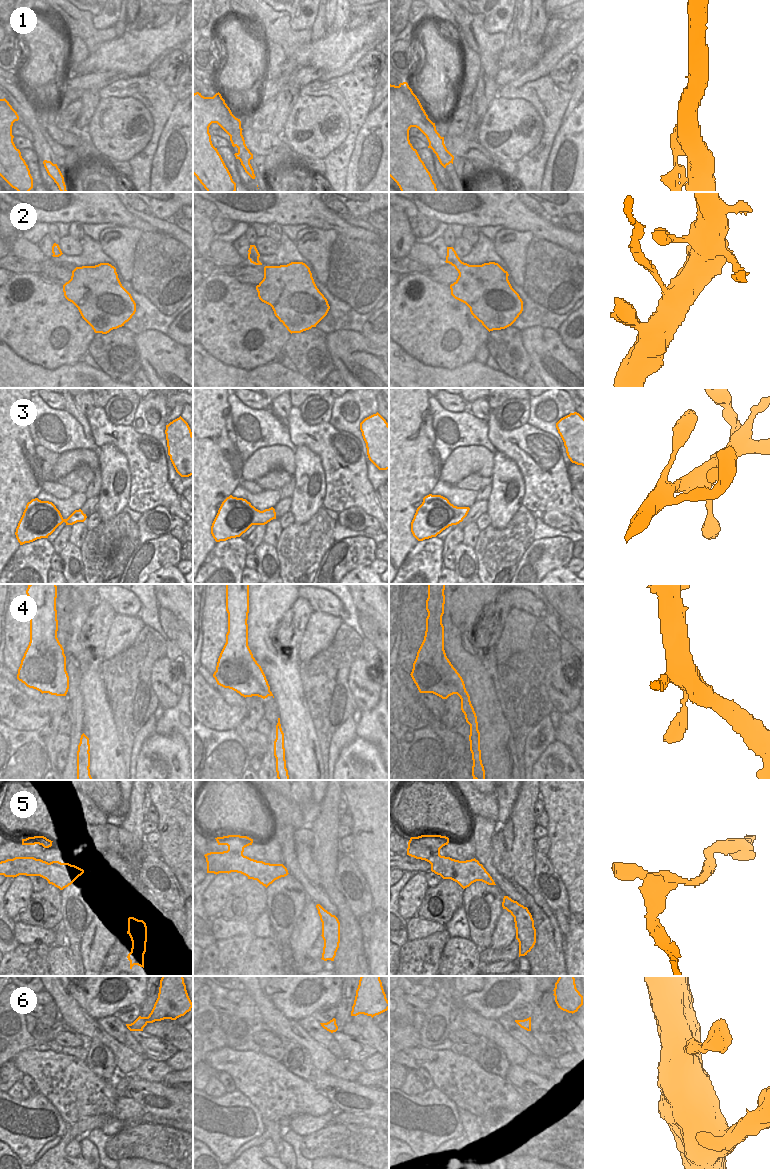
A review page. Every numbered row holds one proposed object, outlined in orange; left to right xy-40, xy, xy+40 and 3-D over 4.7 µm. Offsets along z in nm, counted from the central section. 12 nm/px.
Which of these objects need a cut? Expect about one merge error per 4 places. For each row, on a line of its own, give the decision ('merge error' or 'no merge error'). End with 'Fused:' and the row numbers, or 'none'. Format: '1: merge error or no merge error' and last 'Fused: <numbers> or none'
1: merge error
2: merge error
3: no merge error
4: no merge error
5: no merge error
6: no merge error
Fused: 1, 2

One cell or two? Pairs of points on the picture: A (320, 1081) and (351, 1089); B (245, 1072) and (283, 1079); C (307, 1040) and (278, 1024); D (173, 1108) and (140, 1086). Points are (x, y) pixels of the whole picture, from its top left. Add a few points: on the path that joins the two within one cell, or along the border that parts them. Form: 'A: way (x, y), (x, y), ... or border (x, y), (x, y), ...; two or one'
A: way (328, 1084), (334, 1084), (343, 1089); one
B: way (254, 1073), (262, 1079), (274, 1079); one
C: way (300, 1038), (294, 1032), (285, 1028); one
D: way (170, 1098), (165, 1094), (150, 1092); one

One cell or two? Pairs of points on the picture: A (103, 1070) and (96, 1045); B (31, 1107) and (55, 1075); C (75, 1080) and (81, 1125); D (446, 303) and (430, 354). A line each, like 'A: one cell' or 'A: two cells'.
A: one cell
B: two cells
C: two cells
D: one cell

